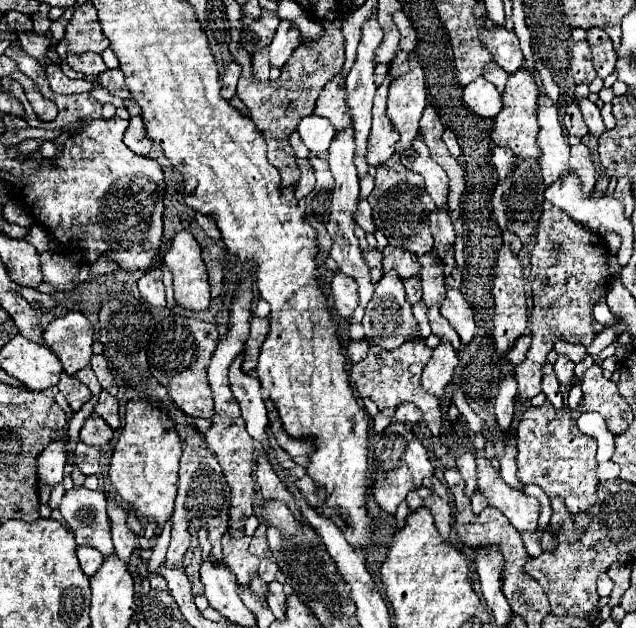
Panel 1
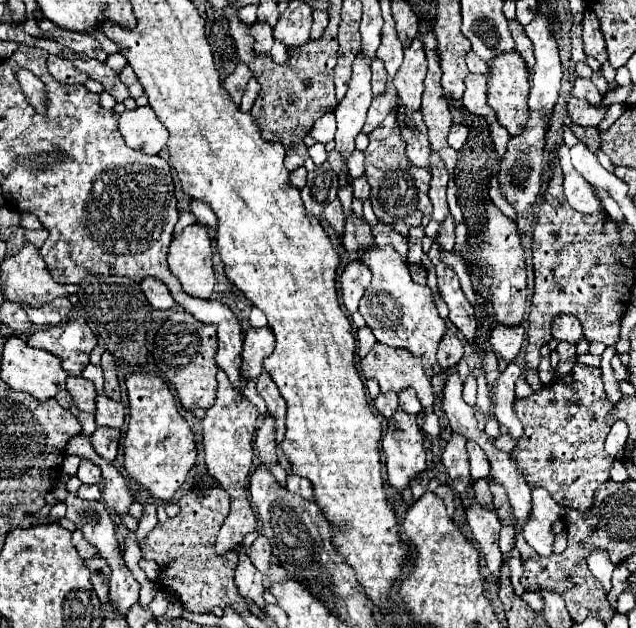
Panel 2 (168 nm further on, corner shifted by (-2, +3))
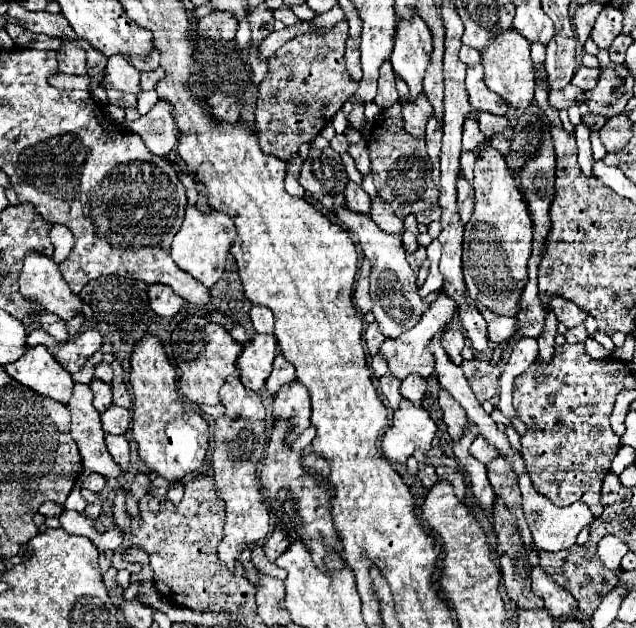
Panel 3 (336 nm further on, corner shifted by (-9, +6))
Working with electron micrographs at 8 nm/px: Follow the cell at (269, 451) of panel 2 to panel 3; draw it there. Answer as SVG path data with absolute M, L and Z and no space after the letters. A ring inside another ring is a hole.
M293 382L291 386L285 386L273 402L273 416L277 420L293 422L297 416L303 416L309 408L309 392L299 382Z

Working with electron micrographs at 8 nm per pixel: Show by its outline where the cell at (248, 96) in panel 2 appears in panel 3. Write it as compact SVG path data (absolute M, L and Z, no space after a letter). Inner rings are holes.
M251 46L251 68L253 68L253 84L259 86L265 72L267 72L267 64L263 60L259 60L257 56L257 46Z

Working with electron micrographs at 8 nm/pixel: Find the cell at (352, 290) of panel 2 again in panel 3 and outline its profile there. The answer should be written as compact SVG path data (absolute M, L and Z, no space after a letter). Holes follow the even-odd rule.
M363 260L359 274L357 274L357 288L355 288L355 304L361 312L371 310L371 296L369 296L369 262Z

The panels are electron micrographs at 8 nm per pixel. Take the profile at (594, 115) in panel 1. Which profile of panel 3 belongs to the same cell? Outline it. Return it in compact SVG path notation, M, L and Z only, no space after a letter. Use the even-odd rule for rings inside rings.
M581 66L577 72L575 72L575 76L573 76L573 80L571 80L571 84L573 86L579 86L581 90L593 90L595 86L597 86L597 82L599 82L599 70L597 68L587 68L587 66Z

